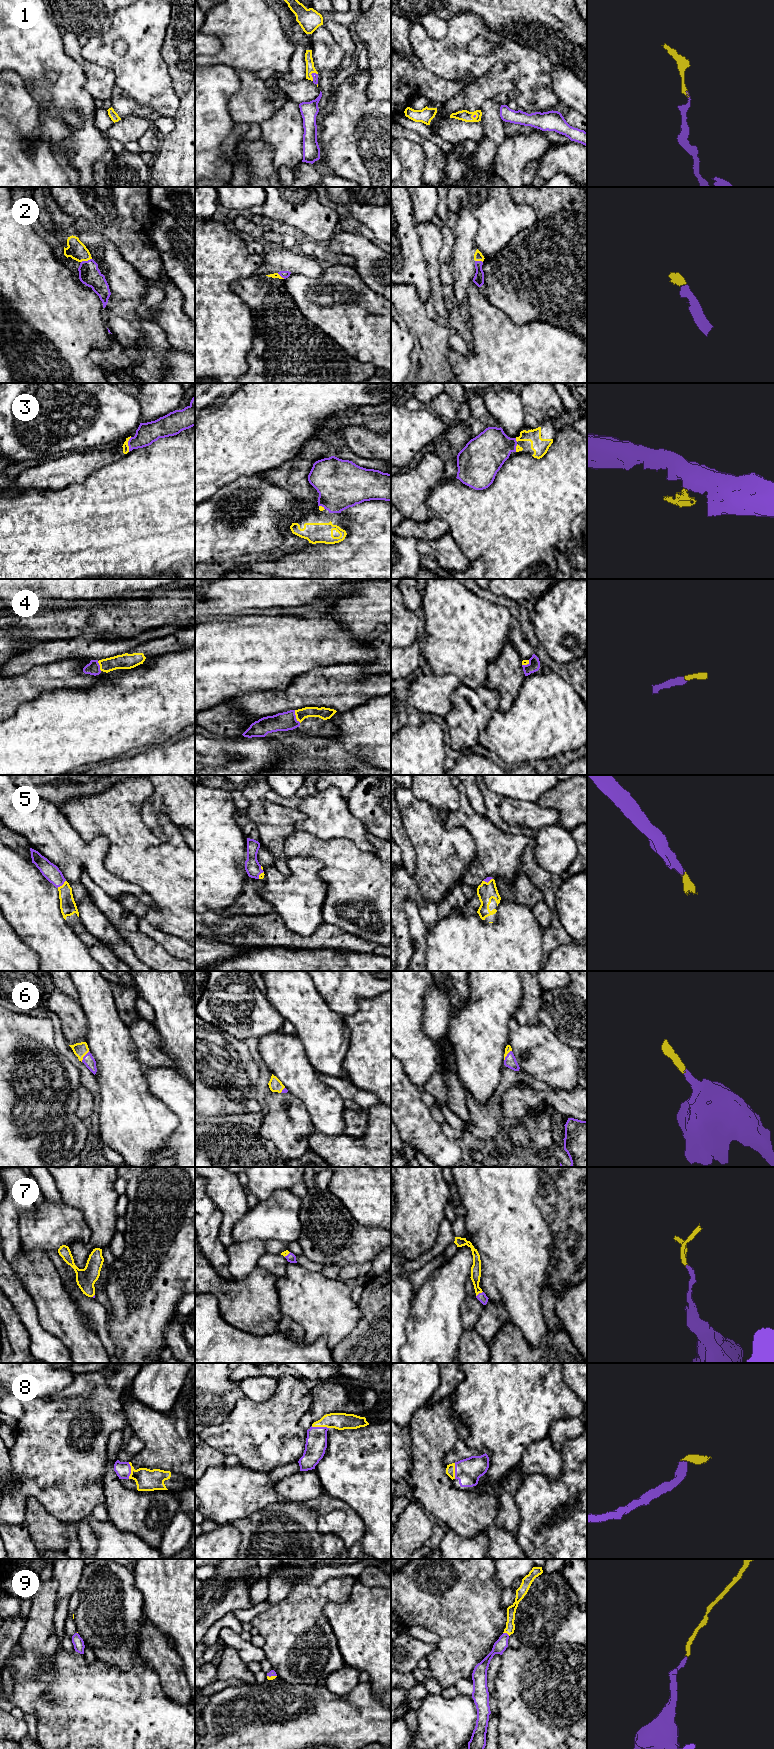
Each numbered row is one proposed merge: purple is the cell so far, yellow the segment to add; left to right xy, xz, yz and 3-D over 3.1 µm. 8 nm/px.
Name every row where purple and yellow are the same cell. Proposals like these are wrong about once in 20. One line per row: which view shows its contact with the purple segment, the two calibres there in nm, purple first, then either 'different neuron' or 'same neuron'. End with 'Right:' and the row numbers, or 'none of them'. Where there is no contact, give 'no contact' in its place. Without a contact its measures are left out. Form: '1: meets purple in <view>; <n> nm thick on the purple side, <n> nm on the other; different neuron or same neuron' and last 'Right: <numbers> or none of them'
1: meets purple in xz; 50 nm thick on the purple side, 70 nm on the other; same neuron
2: meets purple in xy; 170 nm thick on the purple side, 150 nm on the other; same neuron
3: meets purple in xy; 170 nm thick on the purple side, 50 nm on the other; same neuron
4: meets purple in xz; 150 nm thick on the purple side, 100 nm on the other; same neuron
5: meets purple in xy; 140 nm thick on the purple side, 130 nm on the other; same neuron
6: meets purple in xy; 90 nm thick on the purple side, 110 nm on the other; same neuron
7: meets purple in yz; 70 nm thick on the purple side, 80 nm on the other; same neuron
8: meets purple in xz; 180 nm thick on the purple side, 140 nm on the other; same neuron
9: meets purple in yz; 100 nm thick on the purple side, 80 nm on the other; same neuron
Right: 1, 2, 3, 4, 5, 6, 7, 8, 9

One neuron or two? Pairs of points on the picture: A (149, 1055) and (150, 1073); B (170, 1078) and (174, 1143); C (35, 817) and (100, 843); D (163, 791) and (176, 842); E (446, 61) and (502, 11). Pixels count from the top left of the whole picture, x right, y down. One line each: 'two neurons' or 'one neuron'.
A: two neurons
B: one neuron
C: one neuron
D: two neurons
E: two neurons

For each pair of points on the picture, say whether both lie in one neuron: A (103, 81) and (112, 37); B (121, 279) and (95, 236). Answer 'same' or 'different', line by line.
A: different
B: different

